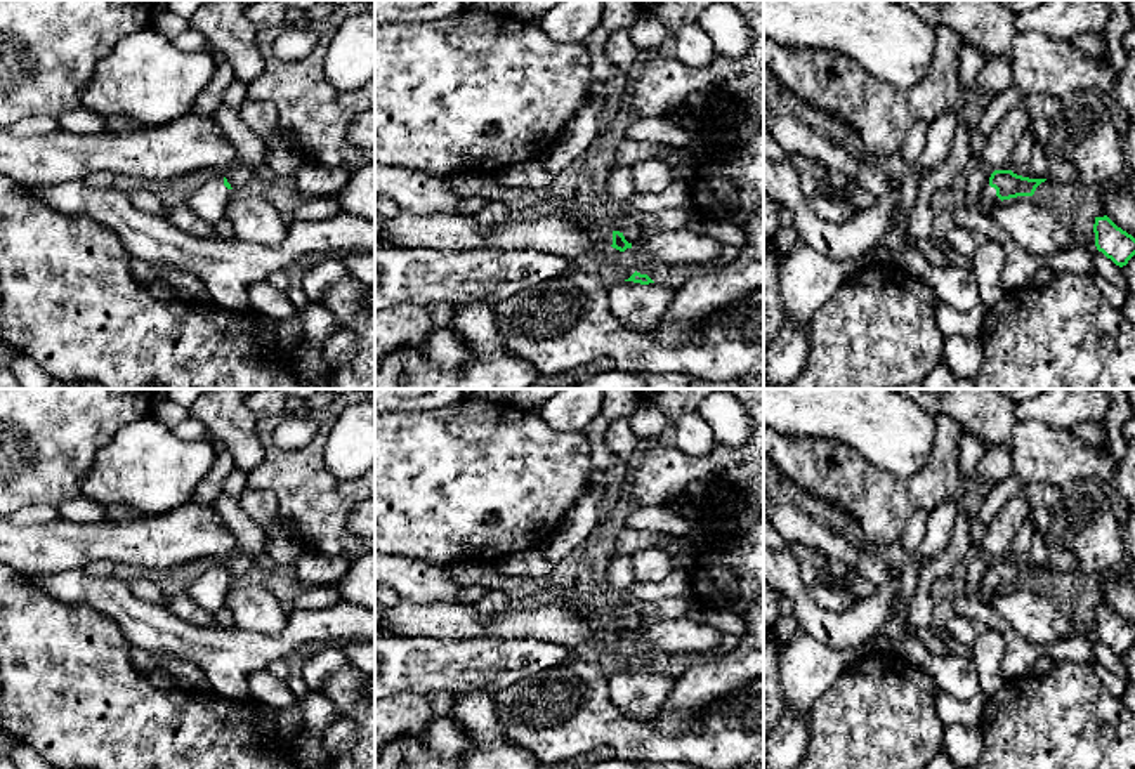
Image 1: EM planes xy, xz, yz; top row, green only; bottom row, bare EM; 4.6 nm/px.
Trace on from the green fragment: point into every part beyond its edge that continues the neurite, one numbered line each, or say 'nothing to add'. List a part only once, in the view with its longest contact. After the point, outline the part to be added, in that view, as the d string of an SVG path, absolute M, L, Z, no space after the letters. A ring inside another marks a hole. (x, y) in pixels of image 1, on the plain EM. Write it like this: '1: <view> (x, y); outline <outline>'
1: yz (988, 587); outline M989 569L986 576L982 578L977 599L987 604L991 597L1000 592L1001 588L996 585L996 578L989 575Z

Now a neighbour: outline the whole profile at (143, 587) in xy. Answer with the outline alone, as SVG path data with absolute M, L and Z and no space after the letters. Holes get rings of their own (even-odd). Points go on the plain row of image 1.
M148 576L134 580L132 583L128 583L128 587L135 597L153 602L156 606L165 608L168 602L168 595Z

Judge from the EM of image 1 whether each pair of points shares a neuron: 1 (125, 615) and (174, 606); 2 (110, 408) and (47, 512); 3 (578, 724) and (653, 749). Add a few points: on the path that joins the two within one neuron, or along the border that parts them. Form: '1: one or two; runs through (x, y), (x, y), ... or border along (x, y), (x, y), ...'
1: two; border along (165, 606), (179, 618), (203, 627)
2: two; border along (56, 506), (25, 504), (18, 509)
3: one; runs through (597, 724), (611, 726), (634, 738)

